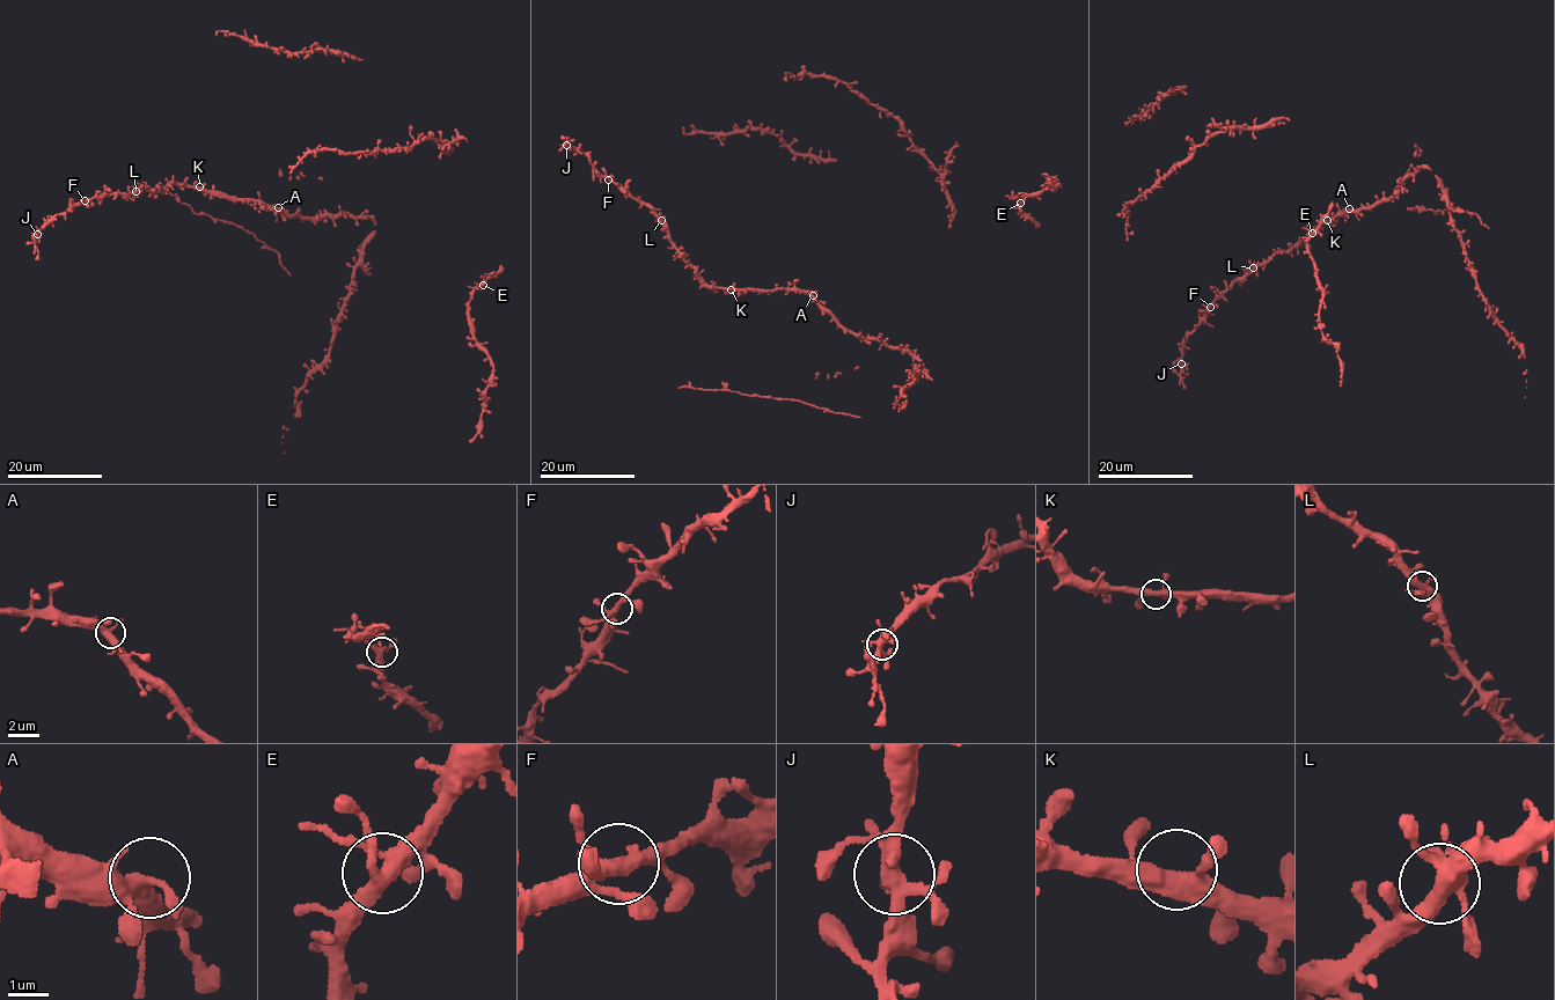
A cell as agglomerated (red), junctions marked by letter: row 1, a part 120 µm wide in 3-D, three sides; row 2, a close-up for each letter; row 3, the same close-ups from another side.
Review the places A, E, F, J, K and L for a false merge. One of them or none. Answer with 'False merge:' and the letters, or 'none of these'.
False merge: none of these

